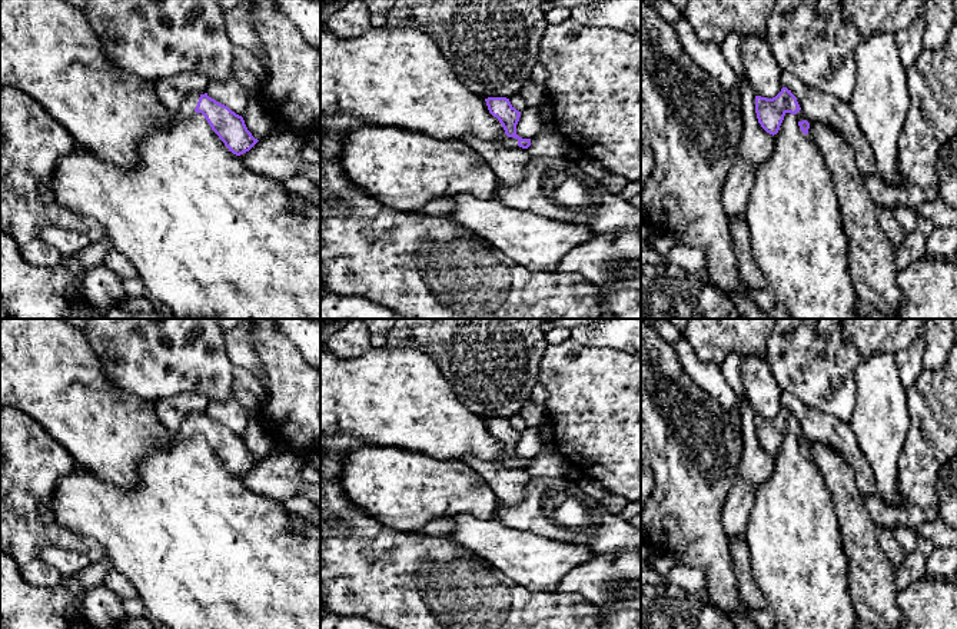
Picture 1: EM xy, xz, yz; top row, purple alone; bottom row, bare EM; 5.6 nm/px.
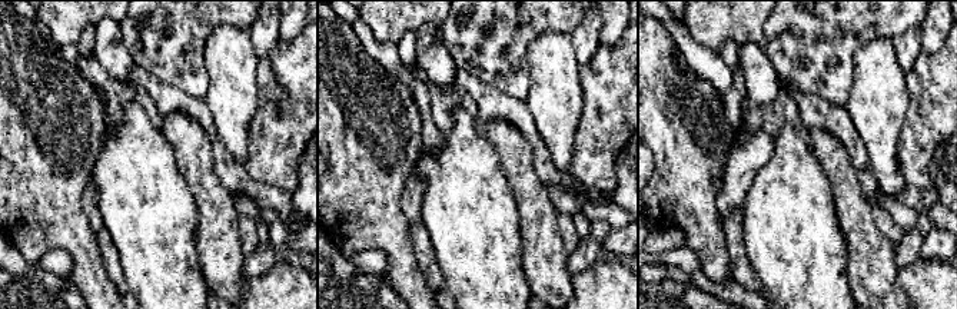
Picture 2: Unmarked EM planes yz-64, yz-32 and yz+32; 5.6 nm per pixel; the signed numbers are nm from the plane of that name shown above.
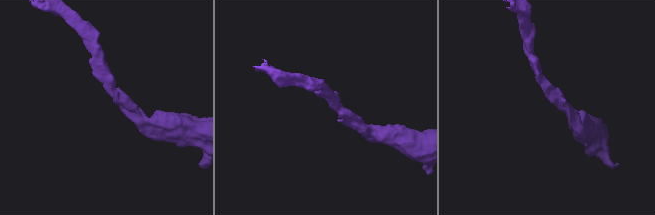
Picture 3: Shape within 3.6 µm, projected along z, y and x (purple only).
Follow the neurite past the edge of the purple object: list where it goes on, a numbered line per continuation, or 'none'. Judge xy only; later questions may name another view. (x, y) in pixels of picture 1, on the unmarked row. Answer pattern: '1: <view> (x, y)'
1: xy (190, 422)

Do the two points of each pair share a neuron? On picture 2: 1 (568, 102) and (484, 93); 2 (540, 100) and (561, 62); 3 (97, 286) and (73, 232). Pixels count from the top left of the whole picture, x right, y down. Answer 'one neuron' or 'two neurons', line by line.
1: two neurons
2: one neuron
3: one neuron

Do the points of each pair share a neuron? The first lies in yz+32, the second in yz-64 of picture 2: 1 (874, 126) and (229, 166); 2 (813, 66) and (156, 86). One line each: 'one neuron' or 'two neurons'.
1: two neurons
2: two neurons

